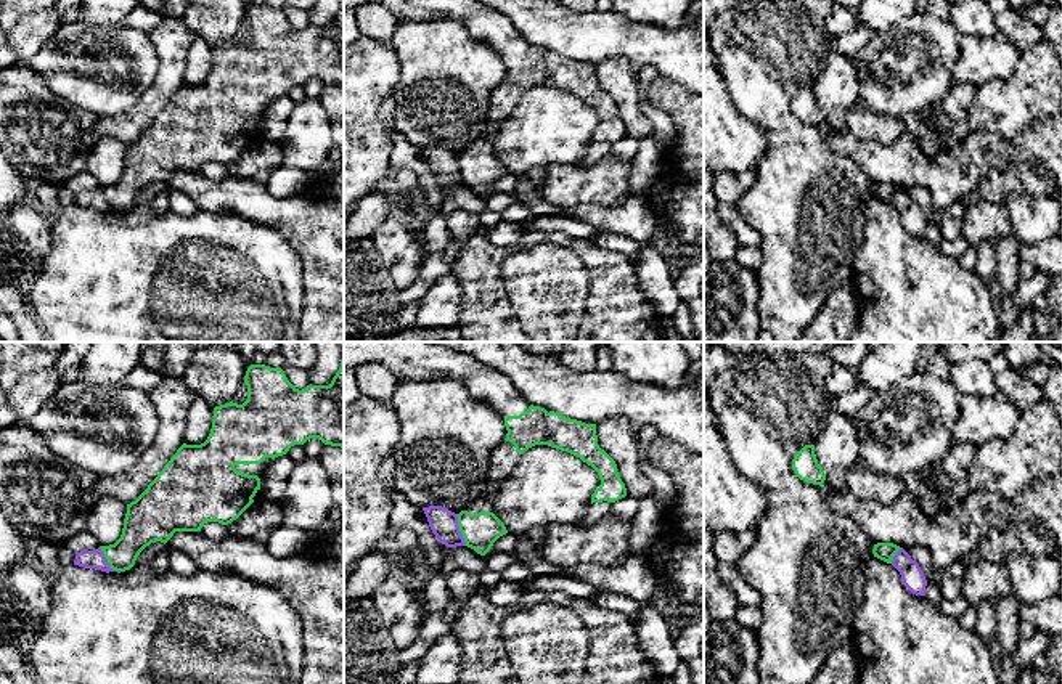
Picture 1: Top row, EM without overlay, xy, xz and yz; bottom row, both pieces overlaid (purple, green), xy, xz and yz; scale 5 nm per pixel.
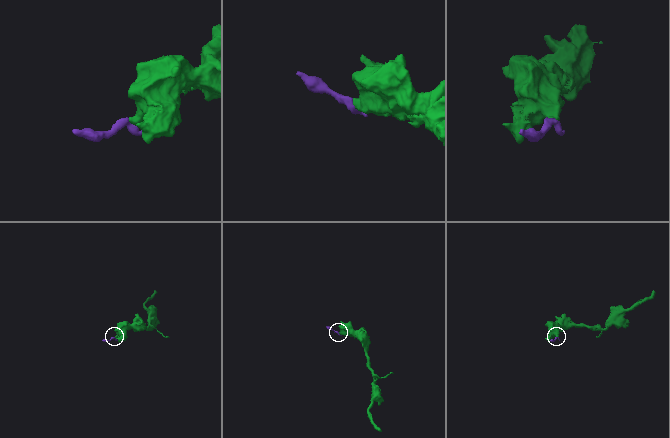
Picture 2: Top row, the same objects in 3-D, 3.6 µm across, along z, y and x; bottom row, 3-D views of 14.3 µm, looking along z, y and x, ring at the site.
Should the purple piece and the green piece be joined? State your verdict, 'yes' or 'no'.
no

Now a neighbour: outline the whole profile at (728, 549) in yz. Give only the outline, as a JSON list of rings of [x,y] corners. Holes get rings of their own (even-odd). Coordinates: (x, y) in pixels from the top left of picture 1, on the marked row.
[[[750,528],[739,535],[723,530],[715,533],[715,556],[720,562],[736,565],[744,551],[752,548],[757,541],[757,530]]]

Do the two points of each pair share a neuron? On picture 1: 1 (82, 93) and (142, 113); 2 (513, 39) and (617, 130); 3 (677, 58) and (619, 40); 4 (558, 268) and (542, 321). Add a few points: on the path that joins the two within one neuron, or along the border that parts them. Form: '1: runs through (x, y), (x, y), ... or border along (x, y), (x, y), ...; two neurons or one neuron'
1: border along (155, 79), (129, 109), (100, 118); two neurons
2: runs through (540, 68), (572, 76), (598, 101); one neuron
3: runs through (662, 47), (641, 45), (633, 40); one neuron
4: runs through (550, 281), (548, 309); one neuron

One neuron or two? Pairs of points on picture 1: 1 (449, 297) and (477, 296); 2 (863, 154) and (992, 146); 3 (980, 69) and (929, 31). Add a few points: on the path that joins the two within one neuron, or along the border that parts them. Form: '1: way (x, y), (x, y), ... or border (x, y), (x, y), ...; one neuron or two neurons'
1: border (458, 281), (463, 291), (463, 302); two neurons
2: way (895, 164), (959, 166); one neuron
3: border (961, 36), (951, 84); two neurons

